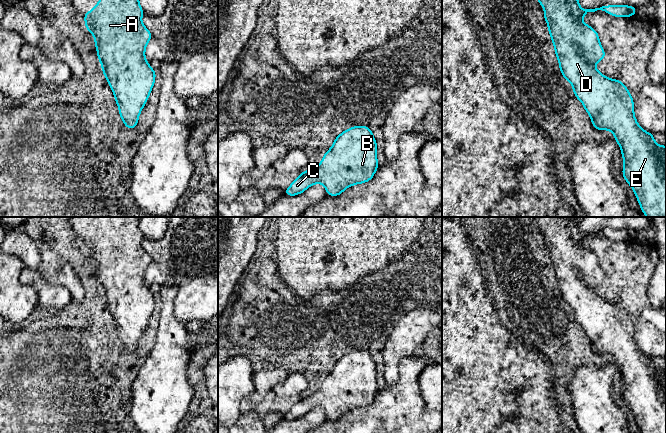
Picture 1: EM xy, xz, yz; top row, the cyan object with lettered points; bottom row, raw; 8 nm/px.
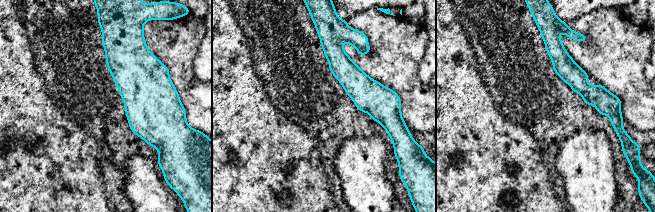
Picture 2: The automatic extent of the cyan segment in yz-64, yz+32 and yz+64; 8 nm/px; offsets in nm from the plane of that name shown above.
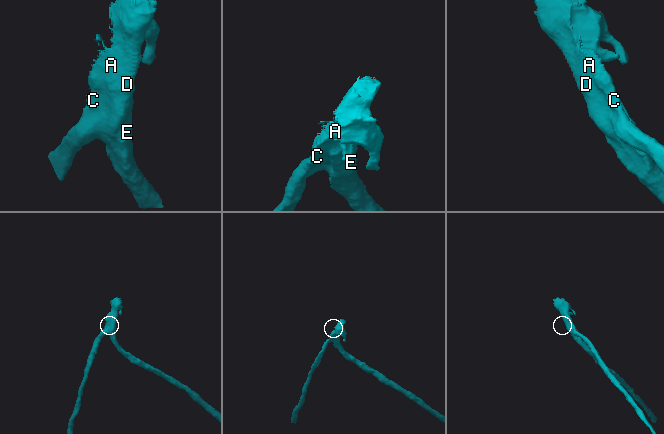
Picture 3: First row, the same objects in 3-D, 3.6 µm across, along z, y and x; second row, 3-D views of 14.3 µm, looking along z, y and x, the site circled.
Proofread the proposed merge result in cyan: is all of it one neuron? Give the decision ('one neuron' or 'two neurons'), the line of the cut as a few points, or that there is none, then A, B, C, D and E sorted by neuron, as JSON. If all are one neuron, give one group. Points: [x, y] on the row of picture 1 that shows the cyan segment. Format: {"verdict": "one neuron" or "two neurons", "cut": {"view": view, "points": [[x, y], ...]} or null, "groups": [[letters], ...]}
{"verdict": "one neuron", "cut": null, "groups": [["A", "B", "C", "D", "E"]]}

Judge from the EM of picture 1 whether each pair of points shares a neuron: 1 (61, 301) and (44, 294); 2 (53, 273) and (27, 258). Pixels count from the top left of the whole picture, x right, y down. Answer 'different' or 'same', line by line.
1: same
2: different

